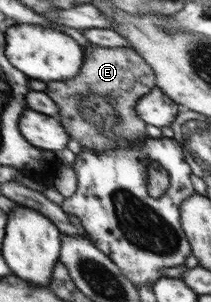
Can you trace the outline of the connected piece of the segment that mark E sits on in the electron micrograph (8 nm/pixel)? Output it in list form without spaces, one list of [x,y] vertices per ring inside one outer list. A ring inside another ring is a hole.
[[[91,44],[82,51],[84,61],[79,75],[69,80],[47,82],[45,92],[57,102],[59,120],[63,120],[71,138],[93,153],[141,144],[147,138],[147,130],[135,107],[138,100],[157,86],[154,69],[134,49]]]

